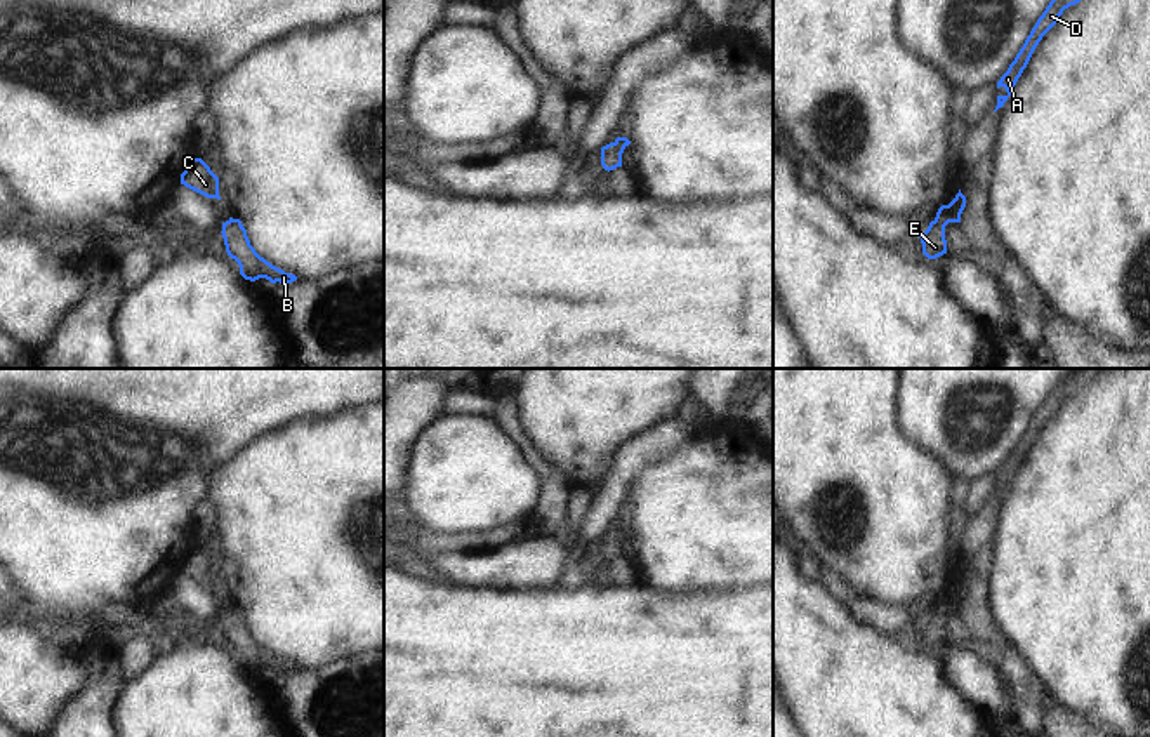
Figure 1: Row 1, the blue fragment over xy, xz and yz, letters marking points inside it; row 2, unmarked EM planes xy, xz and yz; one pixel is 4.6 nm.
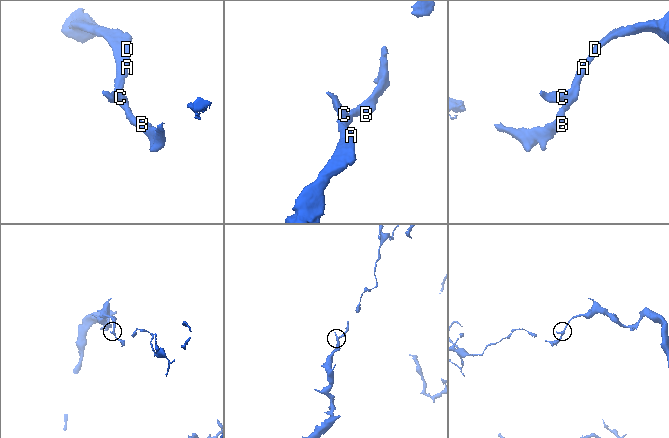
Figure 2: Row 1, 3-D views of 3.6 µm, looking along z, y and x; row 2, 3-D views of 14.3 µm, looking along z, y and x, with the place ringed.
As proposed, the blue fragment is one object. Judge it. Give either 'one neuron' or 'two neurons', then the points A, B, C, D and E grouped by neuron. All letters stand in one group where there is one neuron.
one neuron; groups A B C D E

